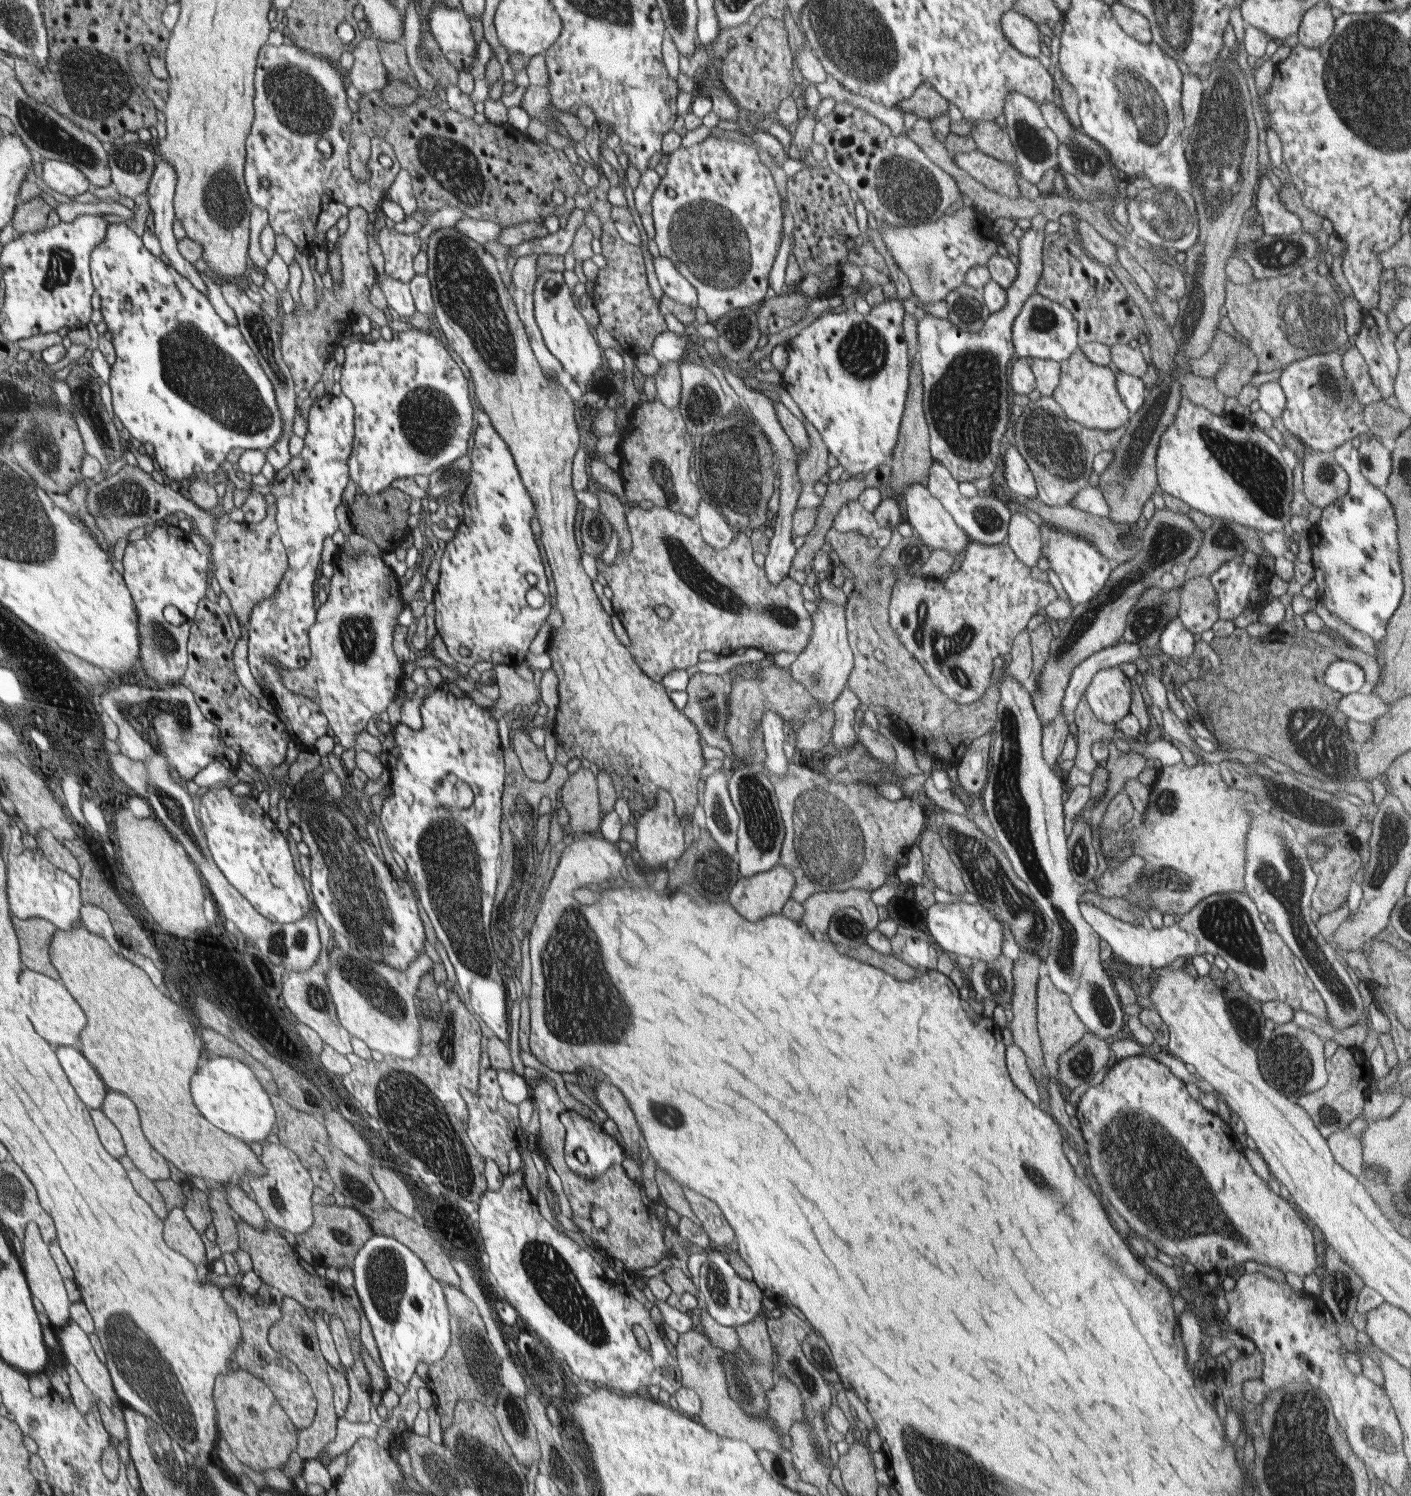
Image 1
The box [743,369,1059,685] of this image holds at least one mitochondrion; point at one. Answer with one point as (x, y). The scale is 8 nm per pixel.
(939, 642)

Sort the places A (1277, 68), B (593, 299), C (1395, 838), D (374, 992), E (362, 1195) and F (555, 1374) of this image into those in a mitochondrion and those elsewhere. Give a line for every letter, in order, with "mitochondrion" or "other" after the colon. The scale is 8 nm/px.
A: other
B: other
C: mitochondrion
D: mitochondrion
E: mitochondrion
F: other

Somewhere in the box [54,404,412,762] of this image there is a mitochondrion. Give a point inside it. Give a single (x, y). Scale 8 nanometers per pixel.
(143, 716)

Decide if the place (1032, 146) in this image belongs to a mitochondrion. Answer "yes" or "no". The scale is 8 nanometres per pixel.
yes

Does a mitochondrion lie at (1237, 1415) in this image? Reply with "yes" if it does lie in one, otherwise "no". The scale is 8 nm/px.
no

